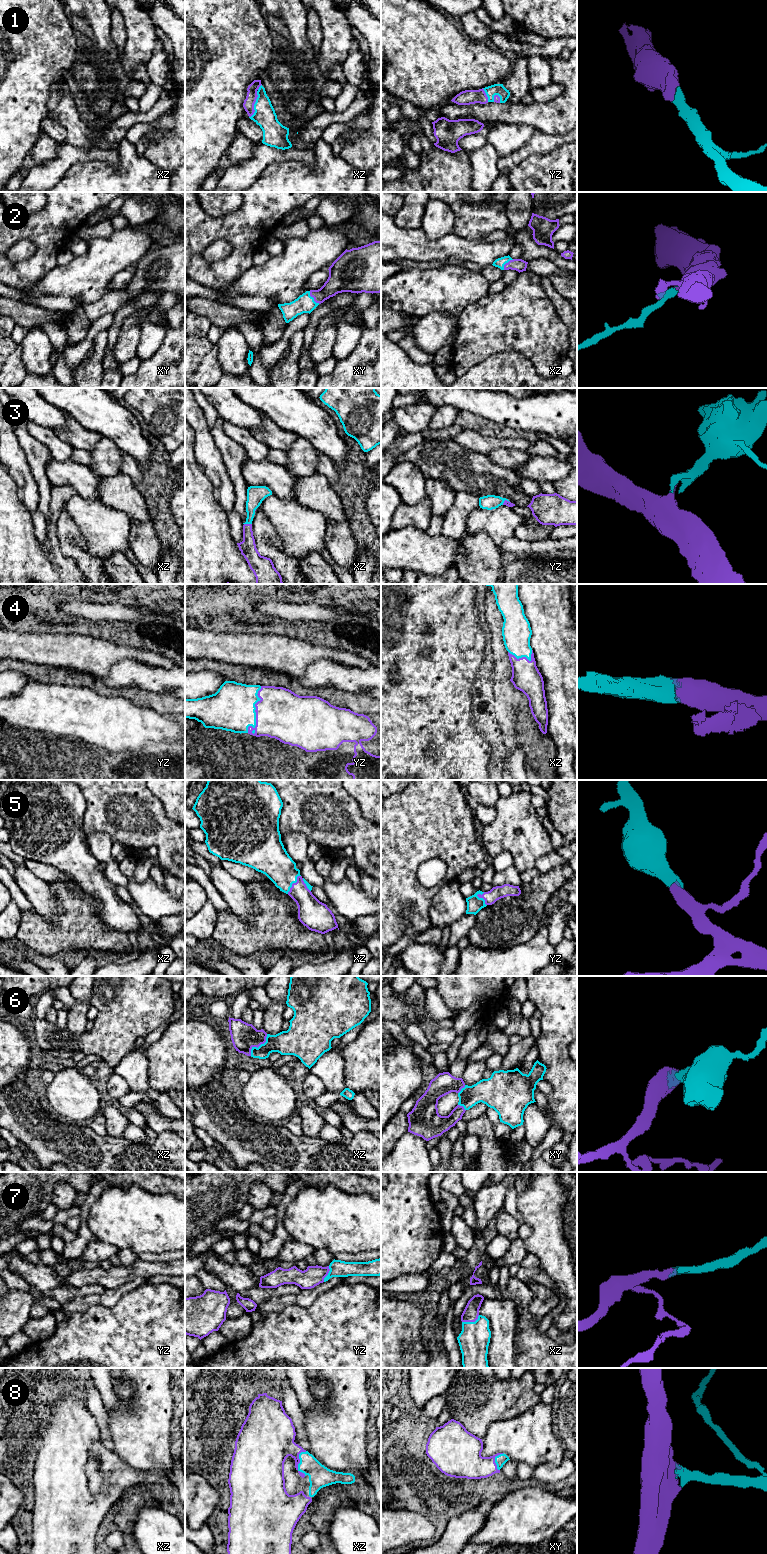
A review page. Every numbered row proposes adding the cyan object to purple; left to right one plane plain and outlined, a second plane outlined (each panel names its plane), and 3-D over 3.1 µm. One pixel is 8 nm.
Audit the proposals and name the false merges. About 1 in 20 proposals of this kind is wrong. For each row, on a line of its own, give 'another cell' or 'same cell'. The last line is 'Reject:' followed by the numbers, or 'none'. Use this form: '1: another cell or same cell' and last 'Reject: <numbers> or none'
1: same cell
2: same cell
3: same cell
4: same cell
5: same cell
6: same cell
7: same cell
8: same cell
Reject: none

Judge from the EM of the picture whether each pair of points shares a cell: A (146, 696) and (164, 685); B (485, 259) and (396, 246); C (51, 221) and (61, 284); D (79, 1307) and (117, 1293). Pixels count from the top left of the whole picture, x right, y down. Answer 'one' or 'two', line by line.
A: two
B: one
C: two
D: one

